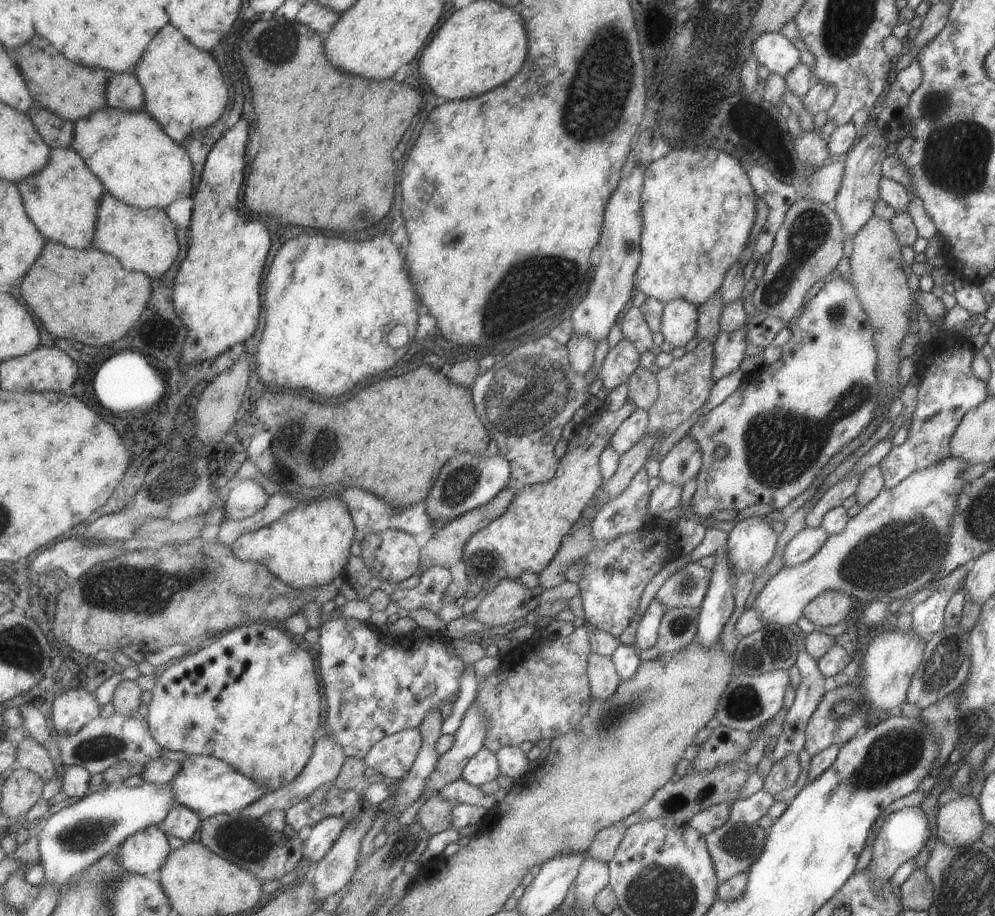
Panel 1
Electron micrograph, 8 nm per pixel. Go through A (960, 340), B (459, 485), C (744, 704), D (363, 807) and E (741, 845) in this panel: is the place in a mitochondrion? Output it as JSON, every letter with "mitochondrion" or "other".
{"A":"other","B":"mitochondrion","C":"mitochondrion","D":"other","E":"mitochondrion"}

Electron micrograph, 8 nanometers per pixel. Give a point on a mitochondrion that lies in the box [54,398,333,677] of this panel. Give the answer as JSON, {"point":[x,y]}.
{"point":[153,588]}

